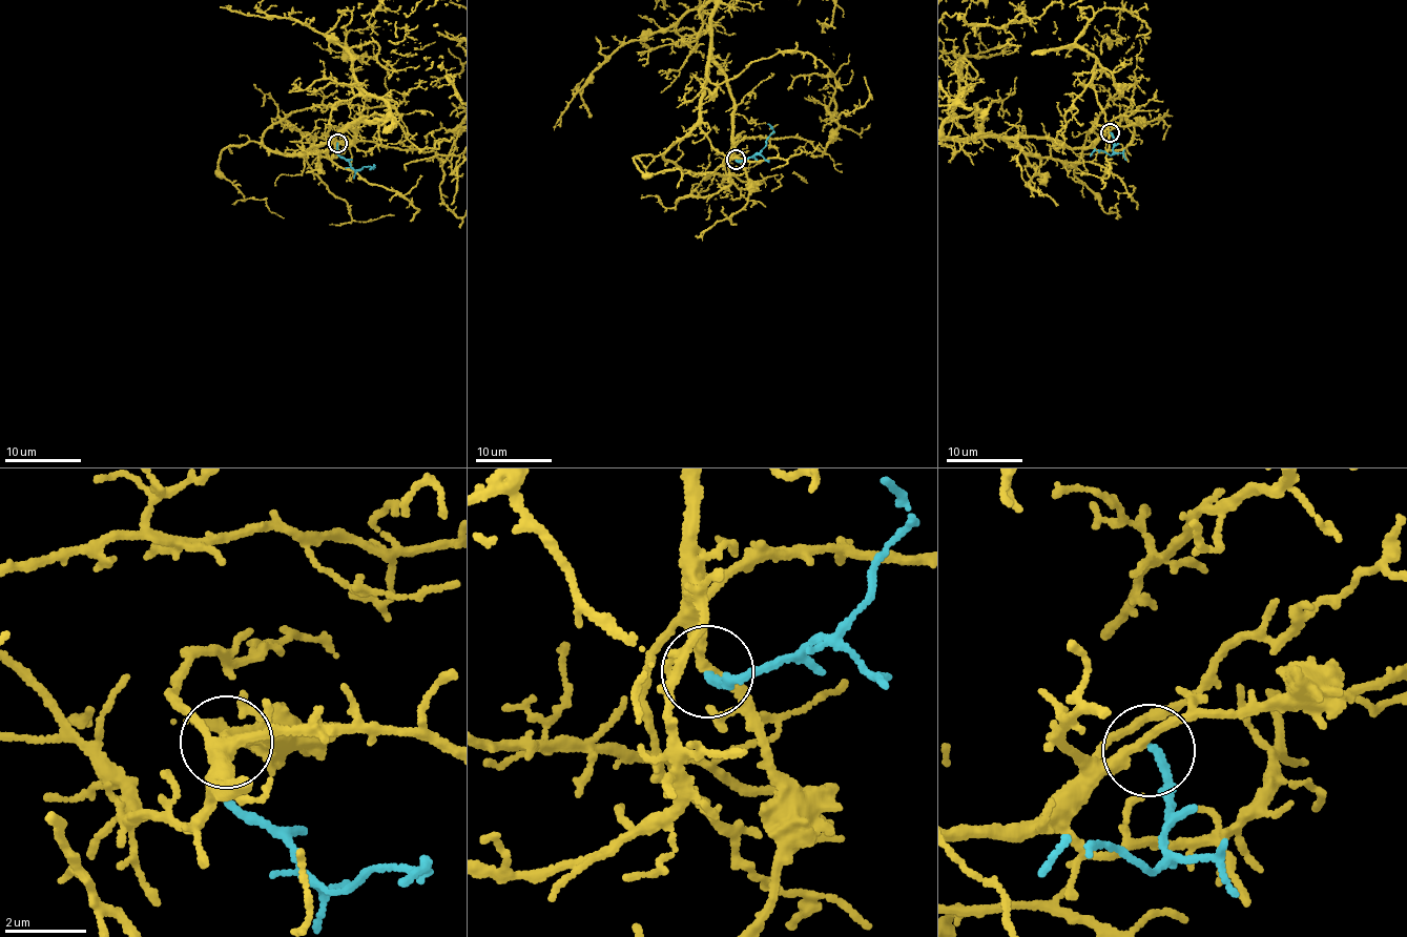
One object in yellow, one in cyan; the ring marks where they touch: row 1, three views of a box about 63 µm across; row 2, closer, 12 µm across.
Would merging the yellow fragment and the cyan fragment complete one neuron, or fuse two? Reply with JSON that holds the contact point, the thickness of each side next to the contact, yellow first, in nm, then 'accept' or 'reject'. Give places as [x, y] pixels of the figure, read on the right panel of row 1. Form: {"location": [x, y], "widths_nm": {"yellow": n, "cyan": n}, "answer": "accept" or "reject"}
{"location": [1110, 132], "widths_nm": {"yellow": 240, "cyan": 200}, "answer": "accept"}

